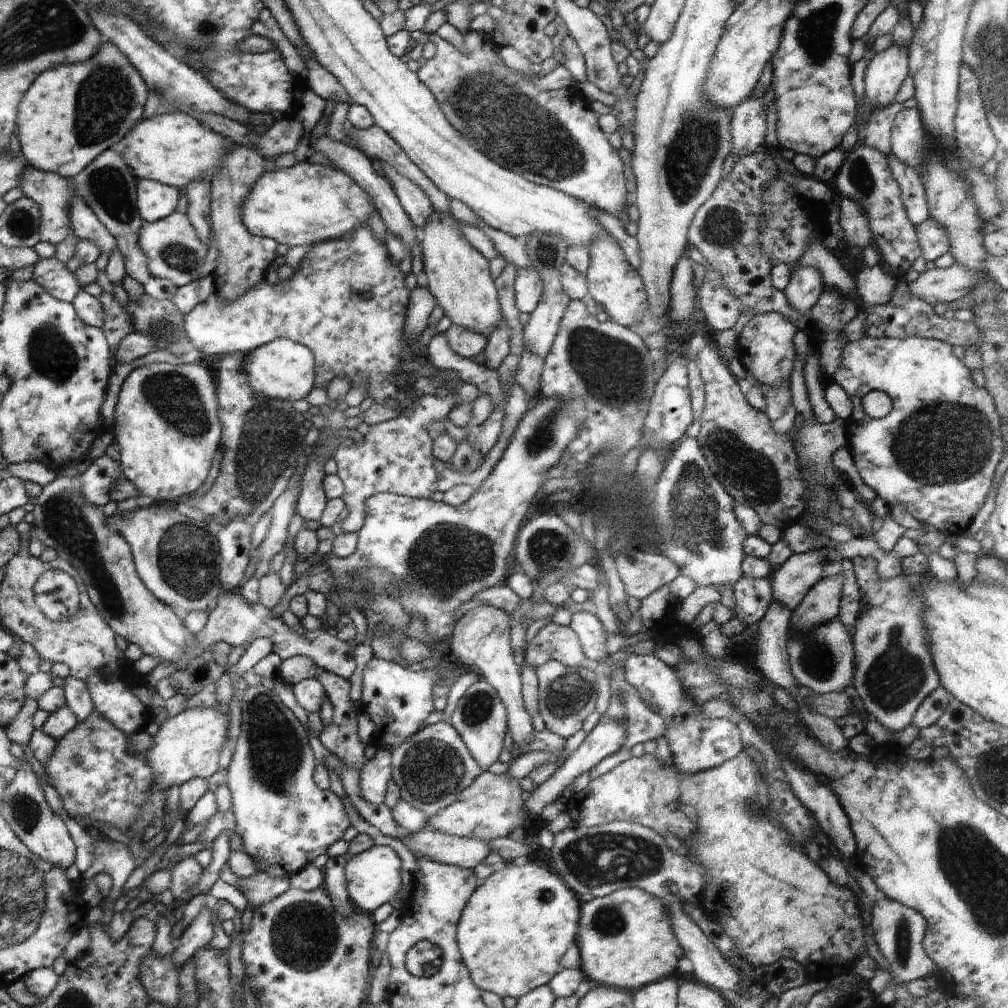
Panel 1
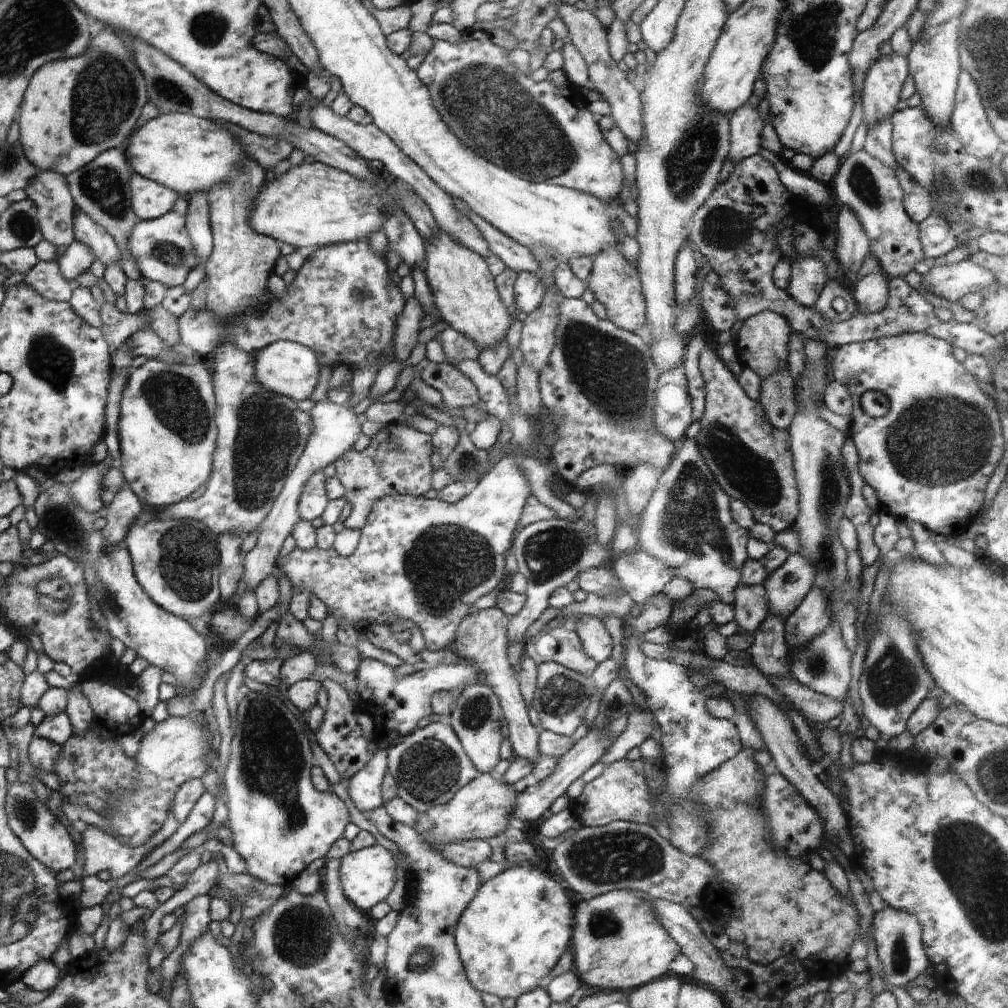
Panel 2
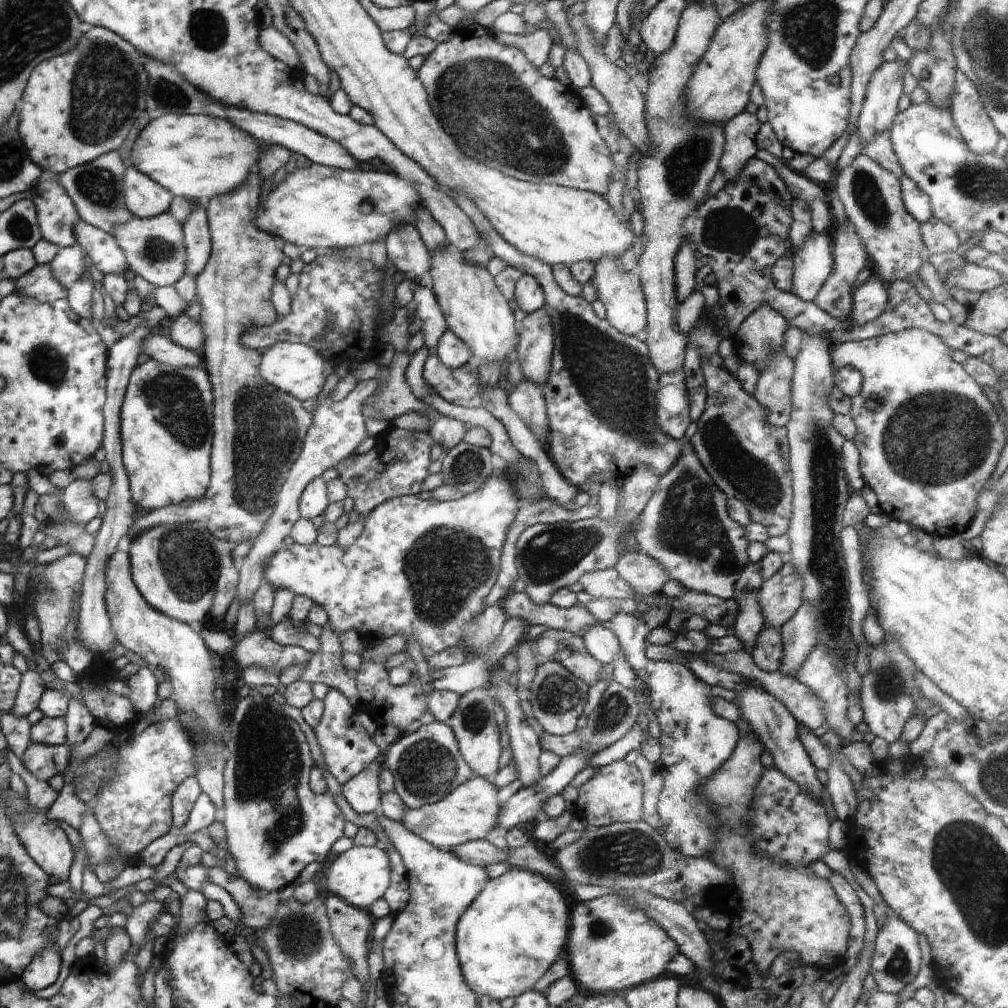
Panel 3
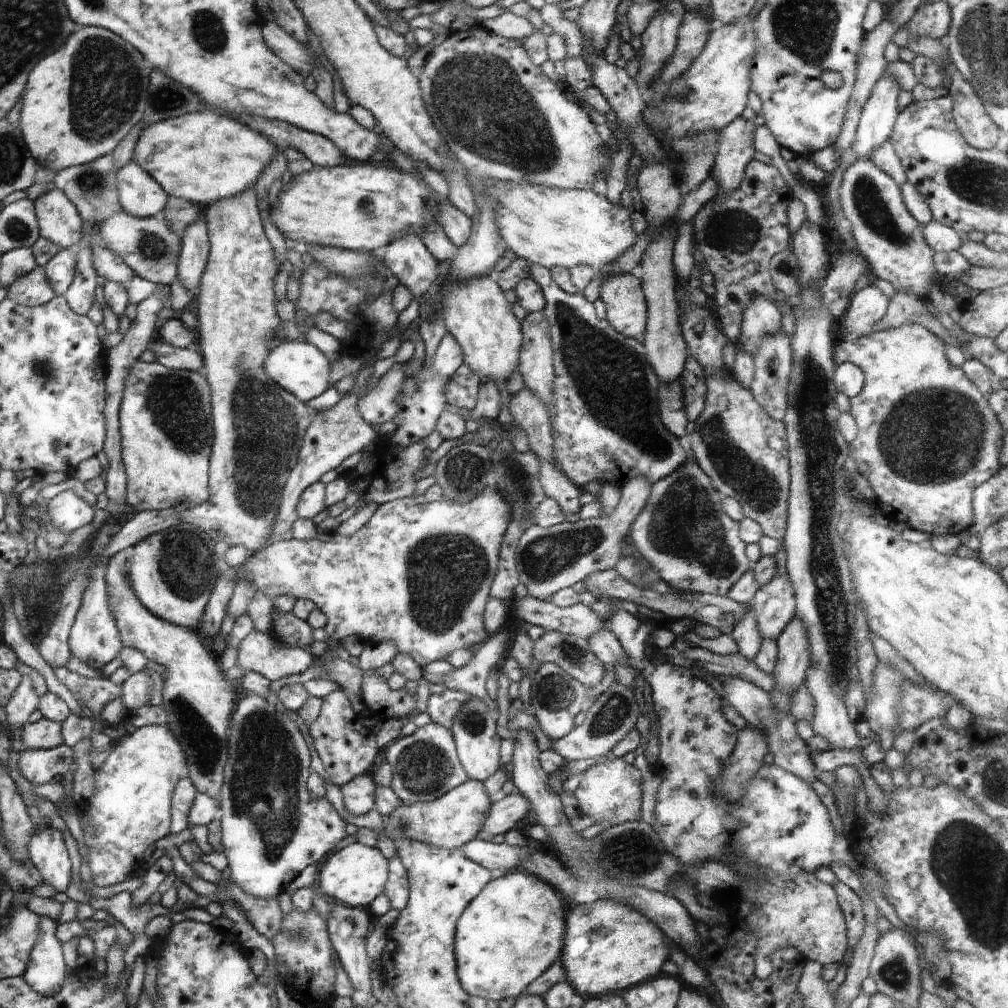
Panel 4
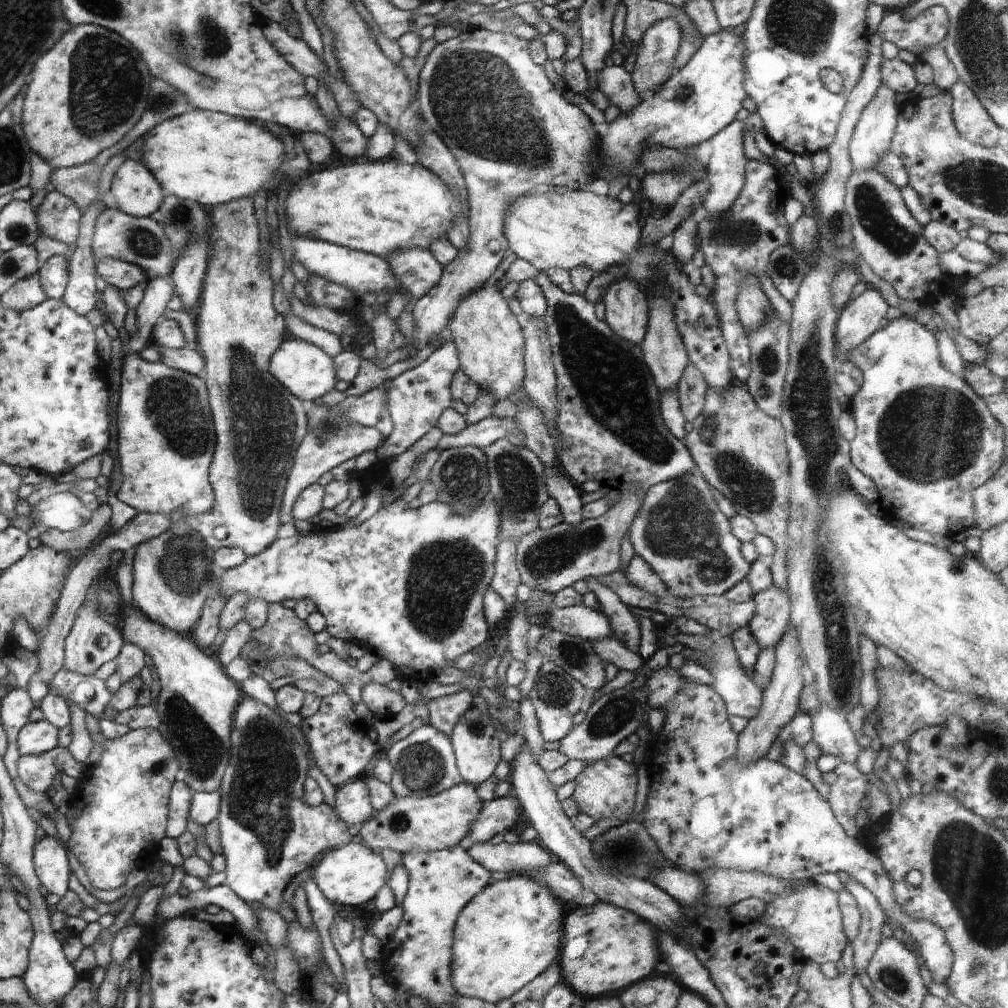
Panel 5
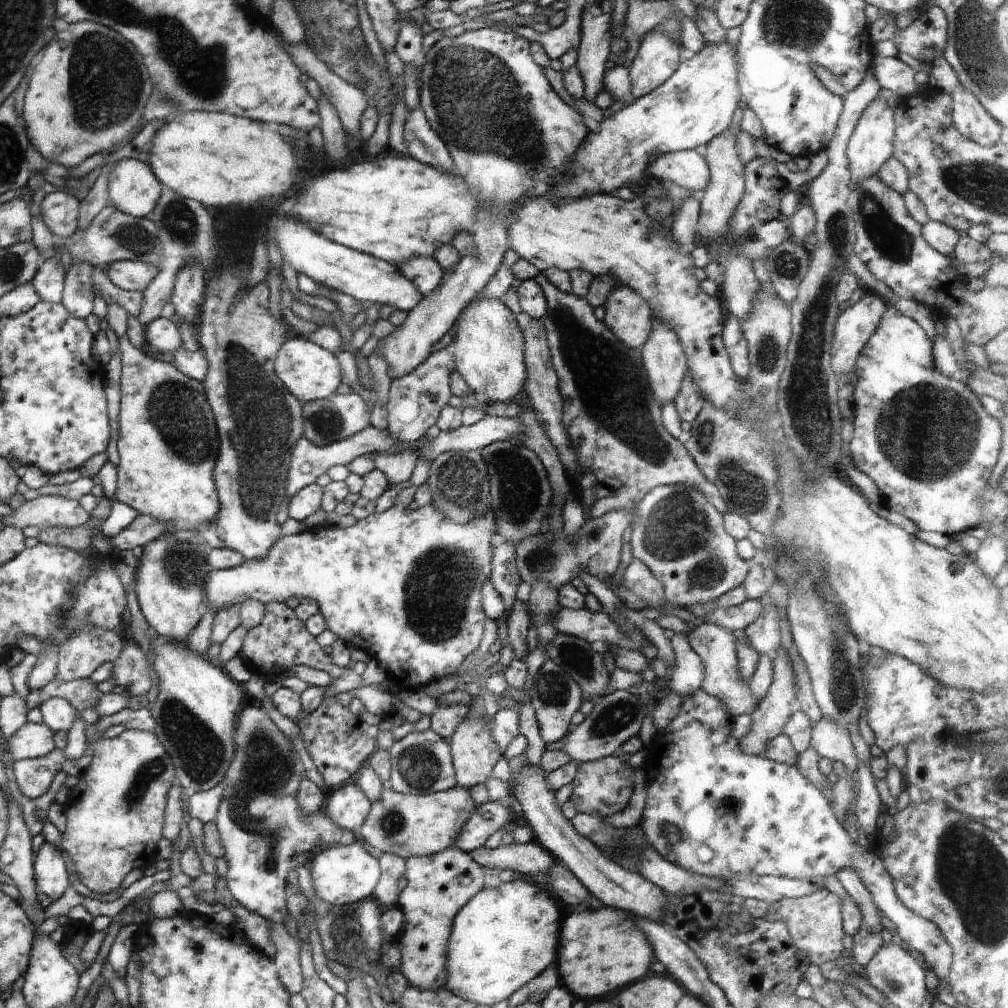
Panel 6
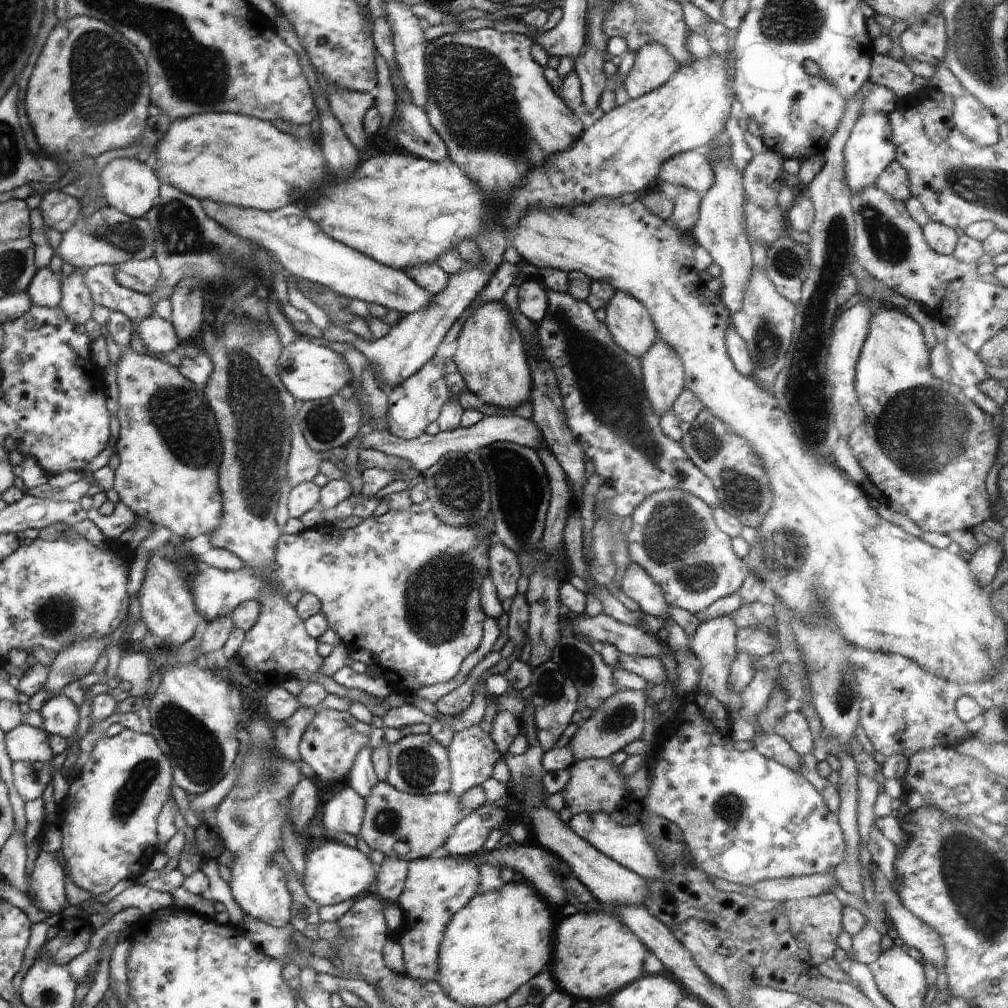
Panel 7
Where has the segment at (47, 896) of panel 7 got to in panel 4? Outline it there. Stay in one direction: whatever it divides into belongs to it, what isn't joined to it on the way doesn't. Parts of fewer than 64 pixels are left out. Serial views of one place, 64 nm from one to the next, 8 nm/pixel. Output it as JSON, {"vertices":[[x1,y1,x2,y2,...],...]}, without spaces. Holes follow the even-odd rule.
{"vertices":[[50,826,41,831,36,830,29,843,29,860,38,870,43,883,52,886,57,893,66,893,66,888,70,884,70,858,60,834,60,831]]}

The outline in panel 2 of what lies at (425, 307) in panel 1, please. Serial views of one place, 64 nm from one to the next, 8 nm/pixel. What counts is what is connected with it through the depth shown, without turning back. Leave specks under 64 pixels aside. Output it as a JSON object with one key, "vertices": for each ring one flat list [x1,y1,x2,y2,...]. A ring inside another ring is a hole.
{"vertices":[[412,294,404,305,404,312,396,319,396,330,394,330,394,338,392,338,392,344,396,350,394,362,406,362,408,359,418,342,418,334,422,332,421,321,426,314,426,310,420,306,416,294]]}

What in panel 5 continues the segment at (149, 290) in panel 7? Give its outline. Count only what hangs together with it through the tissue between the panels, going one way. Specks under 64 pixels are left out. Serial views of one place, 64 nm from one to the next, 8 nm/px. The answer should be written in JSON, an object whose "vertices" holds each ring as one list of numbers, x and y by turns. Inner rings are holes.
{"vertices":[[103,257,96,260,95,268,97,276,120,291,134,289,134,286,142,285,148,280,142,267,119,259]]}

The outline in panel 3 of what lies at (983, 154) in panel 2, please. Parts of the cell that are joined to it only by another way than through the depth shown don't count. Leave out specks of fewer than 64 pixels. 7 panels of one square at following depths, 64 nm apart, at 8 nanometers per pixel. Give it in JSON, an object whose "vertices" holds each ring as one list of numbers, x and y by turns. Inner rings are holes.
{"vertices":[[957,70,955,90,949,104,954,126,972,152,990,154,994,153,1001,136,987,113,982,112,985,109,978,104,980,100,972,80,964,72]]}

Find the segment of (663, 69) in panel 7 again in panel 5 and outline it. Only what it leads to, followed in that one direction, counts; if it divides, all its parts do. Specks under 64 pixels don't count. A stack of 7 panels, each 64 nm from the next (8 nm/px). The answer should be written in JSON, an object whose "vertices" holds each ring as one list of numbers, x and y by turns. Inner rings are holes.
{"vertices":[[672,18,656,22,644,34,631,74,638,95,656,90,673,74,682,42,678,24]]}

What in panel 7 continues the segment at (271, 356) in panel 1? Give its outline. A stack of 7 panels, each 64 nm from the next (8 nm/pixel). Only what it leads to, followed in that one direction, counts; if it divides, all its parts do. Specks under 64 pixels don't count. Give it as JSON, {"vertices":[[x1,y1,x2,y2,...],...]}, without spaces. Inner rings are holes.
{"vertices":[[305,336,284,348,278,360,278,373,283,386,299,403,300,401,326,400,339,394,345,386,351,385,353,373,345,358,330,348,314,344]]}

